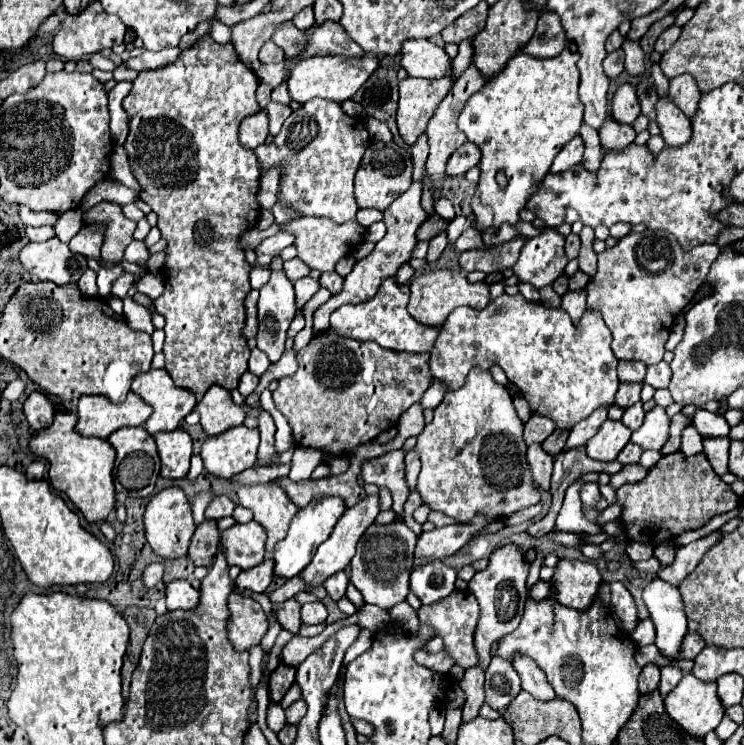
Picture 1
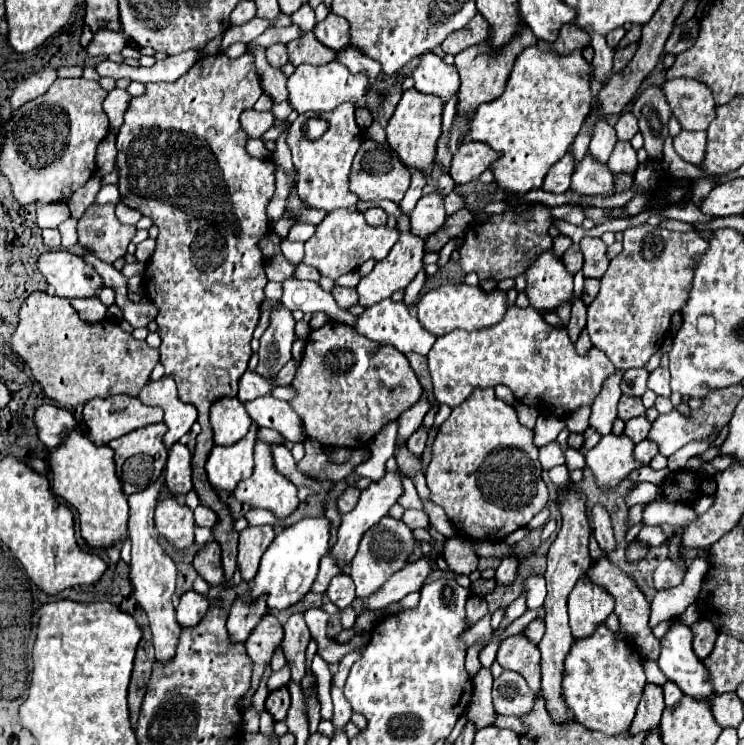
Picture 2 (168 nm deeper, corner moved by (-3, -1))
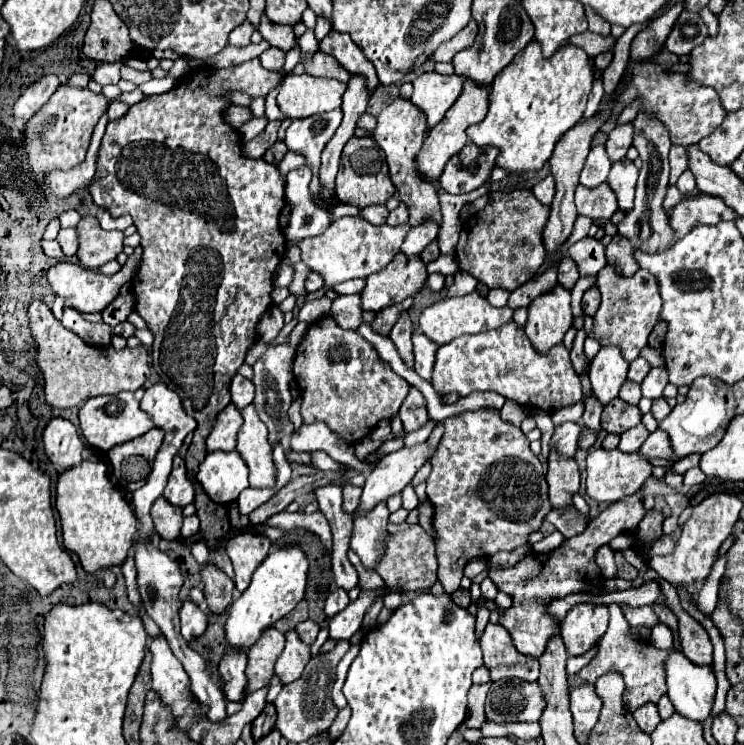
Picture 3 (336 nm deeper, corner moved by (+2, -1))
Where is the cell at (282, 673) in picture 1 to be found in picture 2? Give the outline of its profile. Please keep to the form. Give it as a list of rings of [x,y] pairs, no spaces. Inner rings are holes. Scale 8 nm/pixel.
[[[286,687],[276,689],[268,695],[266,699],[266,711],[272,715],[274,721],[282,721],[286,719],[286,713],[290,709],[290,693]]]

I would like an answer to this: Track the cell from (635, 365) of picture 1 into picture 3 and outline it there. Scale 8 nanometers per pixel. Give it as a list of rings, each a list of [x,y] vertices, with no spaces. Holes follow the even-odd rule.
[[[627,379],[627,381],[623,383],[623,387],[621,387],[619,397],[621,397],[625,403],[637,405],[639,399],[641,399],[641,385],[635,383],[635,381],[631,381],[631,379]]]

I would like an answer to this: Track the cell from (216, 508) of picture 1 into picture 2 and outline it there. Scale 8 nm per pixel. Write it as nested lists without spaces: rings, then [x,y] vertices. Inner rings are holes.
[[[198,505],[196,511],[194,511],[194,517],[196,517],[196,525],[200,527],[214,527],[214,523],[218,521],[216,513],[204,505]]]

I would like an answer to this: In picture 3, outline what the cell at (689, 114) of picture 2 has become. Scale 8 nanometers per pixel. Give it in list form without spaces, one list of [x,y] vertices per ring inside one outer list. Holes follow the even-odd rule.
[[[655,59],[641,62],[629,61],[625,75],[631,75],[631,81],[619,93],[619,103],[629,105],[631,99],[643,97],[641,111],[655,113],[667,125],[671,133],[671,143],[675,145],[687,147],[687,145],[699,143],[713,129],[717,129],[725,119],[725,109],[721,107],[721,101],[715,89],[699,85],[683,73],[665,73]]]

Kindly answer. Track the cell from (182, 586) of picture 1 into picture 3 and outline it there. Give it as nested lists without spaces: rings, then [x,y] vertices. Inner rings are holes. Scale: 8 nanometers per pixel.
[[[191,599],[183,603],[183,607],[179,609],[179,617],[181,617],[181,635],[187,641],[203,635],[203,631],[207,629],[207,613],[201,611],[199,605],[195,605]]]

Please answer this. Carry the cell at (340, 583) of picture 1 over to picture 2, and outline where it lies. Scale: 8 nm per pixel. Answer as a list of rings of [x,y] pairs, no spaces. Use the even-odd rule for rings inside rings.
[[[344,573],[336,575],[336,577],[332,579],[332,583],[330,583],[330,587],[328,587],[326,595],[328,595],[328,599],[330,599],[336,607],[340,607],[340,609],[350,607],[350,605],[352,605],[352,601],[356,599],[352,579],[350,579],[348,575],[344,575]]]

